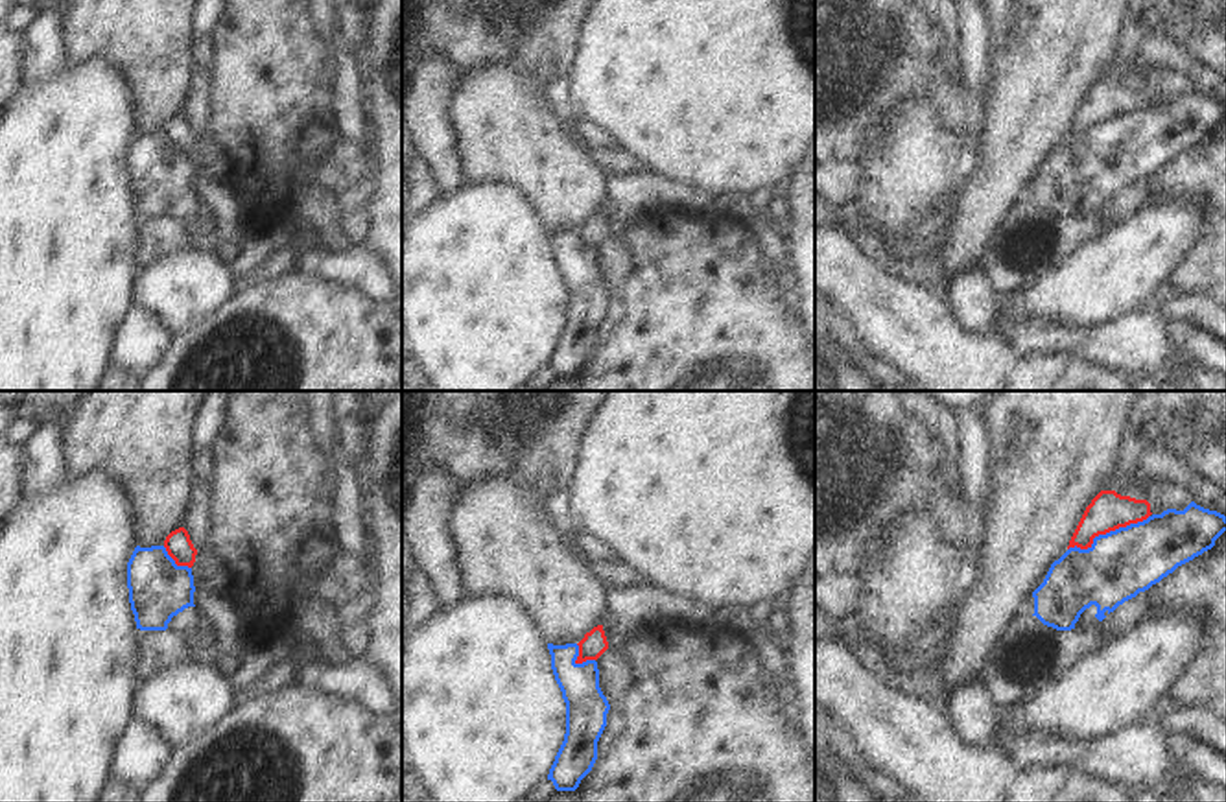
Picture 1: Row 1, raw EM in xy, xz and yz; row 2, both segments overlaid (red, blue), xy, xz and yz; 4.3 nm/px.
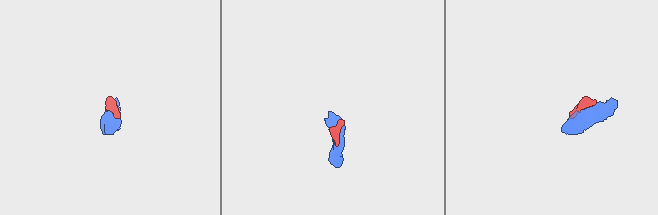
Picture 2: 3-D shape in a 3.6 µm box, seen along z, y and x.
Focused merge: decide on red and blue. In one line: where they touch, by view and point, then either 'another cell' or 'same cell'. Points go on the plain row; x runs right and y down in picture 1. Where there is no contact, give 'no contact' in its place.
meets red in yz at (1107, 118); another cell

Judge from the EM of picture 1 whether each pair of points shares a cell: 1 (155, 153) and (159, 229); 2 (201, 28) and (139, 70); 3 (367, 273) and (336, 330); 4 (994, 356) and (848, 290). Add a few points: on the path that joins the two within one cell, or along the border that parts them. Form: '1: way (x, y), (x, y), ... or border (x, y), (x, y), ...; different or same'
1: border (137, 214), (172, 216), (183, 222); different
2: border (192, 19), (194, 35); different
3: border (316, 279), (354, 286), (382, 303); different
4: way (957, 356), (939, 354), (885, 310); same

